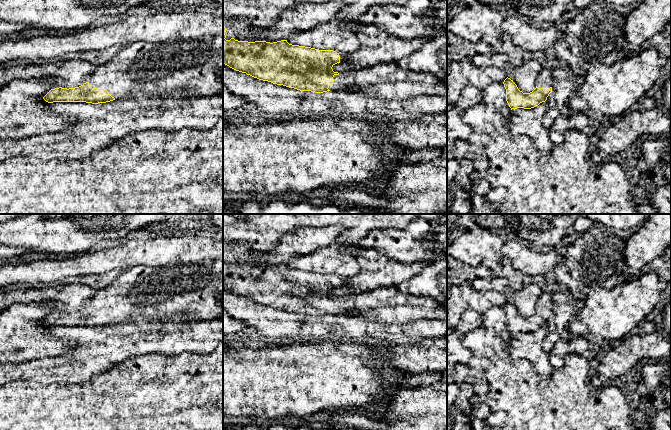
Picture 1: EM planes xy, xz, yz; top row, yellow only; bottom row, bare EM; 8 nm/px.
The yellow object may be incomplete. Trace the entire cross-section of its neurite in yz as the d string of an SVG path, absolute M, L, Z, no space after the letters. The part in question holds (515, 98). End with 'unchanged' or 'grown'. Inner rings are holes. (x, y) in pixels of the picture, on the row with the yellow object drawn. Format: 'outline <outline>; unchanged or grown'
outline M542 68L537 76L536 88L530 93L523 93L510 78L503 82L506 89L506 101L512 109L531 109L545 102L552 92L551 70Z; grown

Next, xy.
outline M223 37L173 40L163 43L136 42L124 47L106 64L97 67L89 80L75 88L51 89L43 99L53 102L106 103L132 95L159 96L186 91L187 100L221 91L223 79Z; grown

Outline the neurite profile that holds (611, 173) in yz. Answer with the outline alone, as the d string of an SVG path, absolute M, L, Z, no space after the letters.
M614 161L599 164L598 177L604 187L633 187L633 182L626 177L622 167Z

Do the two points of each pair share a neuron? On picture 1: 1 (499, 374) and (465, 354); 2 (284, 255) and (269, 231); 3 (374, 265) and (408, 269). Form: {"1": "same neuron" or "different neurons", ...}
{"1": "different neurons", "2": "different neurons", "3": "same neuron"}

